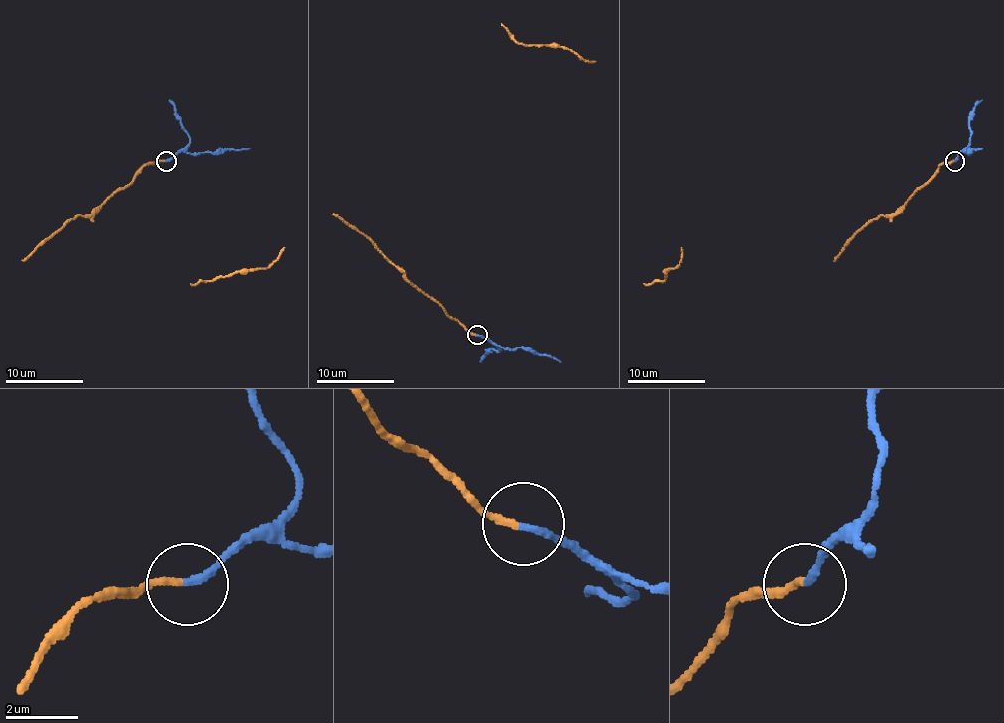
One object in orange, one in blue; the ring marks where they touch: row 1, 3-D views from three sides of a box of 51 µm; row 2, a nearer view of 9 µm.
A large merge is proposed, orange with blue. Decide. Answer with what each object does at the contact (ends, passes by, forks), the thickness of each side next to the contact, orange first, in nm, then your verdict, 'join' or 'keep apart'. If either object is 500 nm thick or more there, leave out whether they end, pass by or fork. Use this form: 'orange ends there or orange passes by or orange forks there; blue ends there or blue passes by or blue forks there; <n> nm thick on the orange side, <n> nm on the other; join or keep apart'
orange ends there; blue ends there; 180 nm thick on the orange side, 190 nm on the other; keep apart

